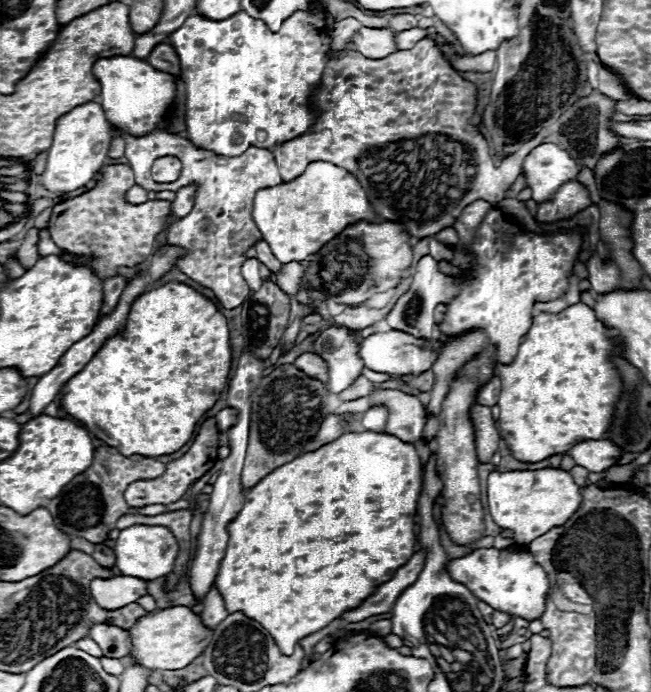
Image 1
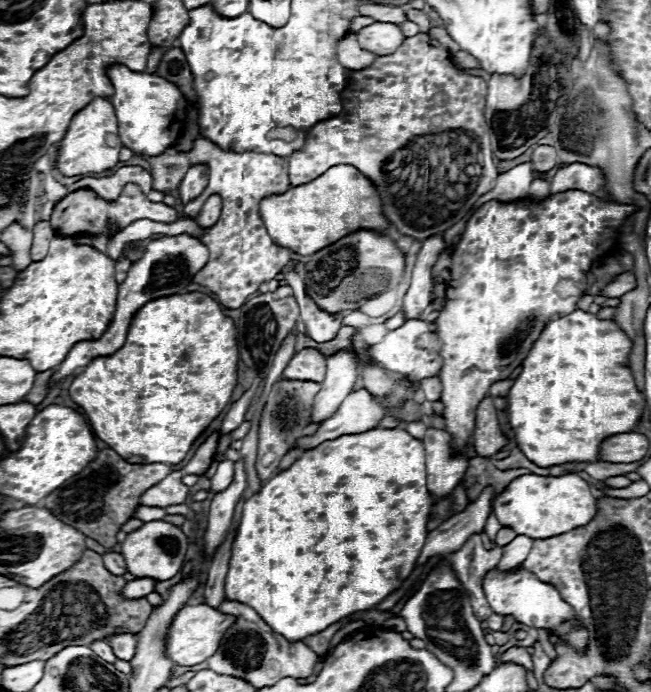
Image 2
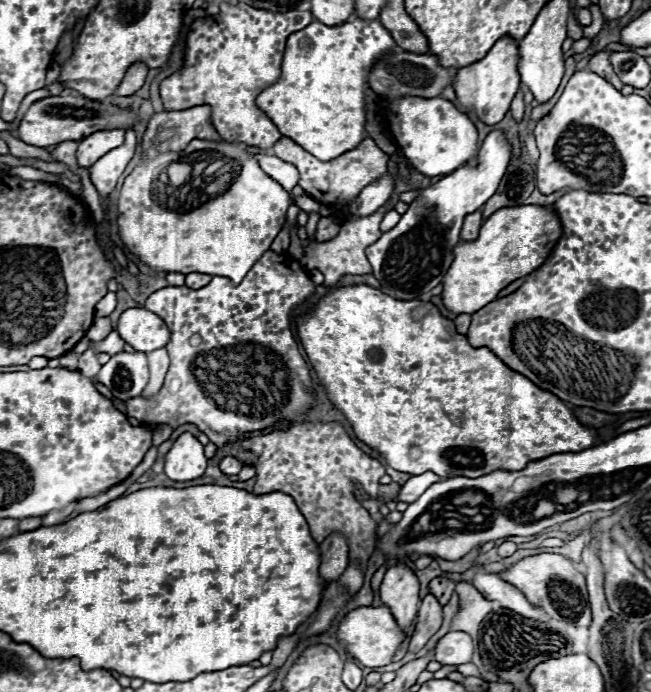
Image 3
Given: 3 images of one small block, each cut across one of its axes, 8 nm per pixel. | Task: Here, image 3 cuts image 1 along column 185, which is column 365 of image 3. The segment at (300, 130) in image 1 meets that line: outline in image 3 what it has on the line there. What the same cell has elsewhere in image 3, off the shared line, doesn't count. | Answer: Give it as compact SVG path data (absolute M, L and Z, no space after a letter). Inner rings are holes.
M354 20L352 24L326 26L322 22L312 22L304 30L288 36L286 50L282 58L282 74L276 84L262 90L256 98L256 106L276 124L282 136L294 140L304 150L314 154L318 160L332 160L344 152L356 148L364 140L364 84L372 64L388 52L394 52L396 44L388 30L382 28L380 20Z

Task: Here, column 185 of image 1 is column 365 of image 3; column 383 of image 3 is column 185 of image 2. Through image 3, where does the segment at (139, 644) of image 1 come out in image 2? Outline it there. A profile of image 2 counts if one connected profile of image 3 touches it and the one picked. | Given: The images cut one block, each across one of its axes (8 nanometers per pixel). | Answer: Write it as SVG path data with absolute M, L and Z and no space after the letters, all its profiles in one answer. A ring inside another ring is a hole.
M198 604L198 606L184 606L172 620L170 628L168 628L168 634L166 634L166 656L178 664L178 666L194 666L194 664L200 664L204 662L206 658L210 658L222 636L224 636L224 630L234 622L232 616L228 614L222 614L206 604Z

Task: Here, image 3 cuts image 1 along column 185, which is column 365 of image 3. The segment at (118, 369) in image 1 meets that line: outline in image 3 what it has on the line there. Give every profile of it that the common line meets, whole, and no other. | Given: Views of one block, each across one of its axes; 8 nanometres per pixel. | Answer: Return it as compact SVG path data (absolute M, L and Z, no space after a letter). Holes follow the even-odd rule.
M354 284L354 286L342 286L334 288L328 292L324 298L320 298L306 314L296 318L296 328L298 328L298 338L308 354L308 360L318 376L318 382L324 386L328 400L346 416L352 432L356 434L358 440L362 440L366 446L372 450L380 452L386 458L386 464L392 466L398 472L408 472L412 476L418 476L422 472L434 472L440 478L450 478L450 476L484 476L486 472L494 470L518 470L524 468L528 462L542 460L546 456L558 454L558 452L580 452L582 448L590 448L596 442L596 430L582 426L576 416L572 414L570 408L564 406L562 400L558 400L554 394L540 390L536 384L526 380L526 376L510 370L498 356L494 356L488 348L472 348L466 340L466 336L456 332L456 326L452 320L444 318L438 308L430 302L420 302L420 300L396 300L392 296L382 294L380 290L366 286L366 284ZM412 448L420 448L420 456L416 460L410 458Z

